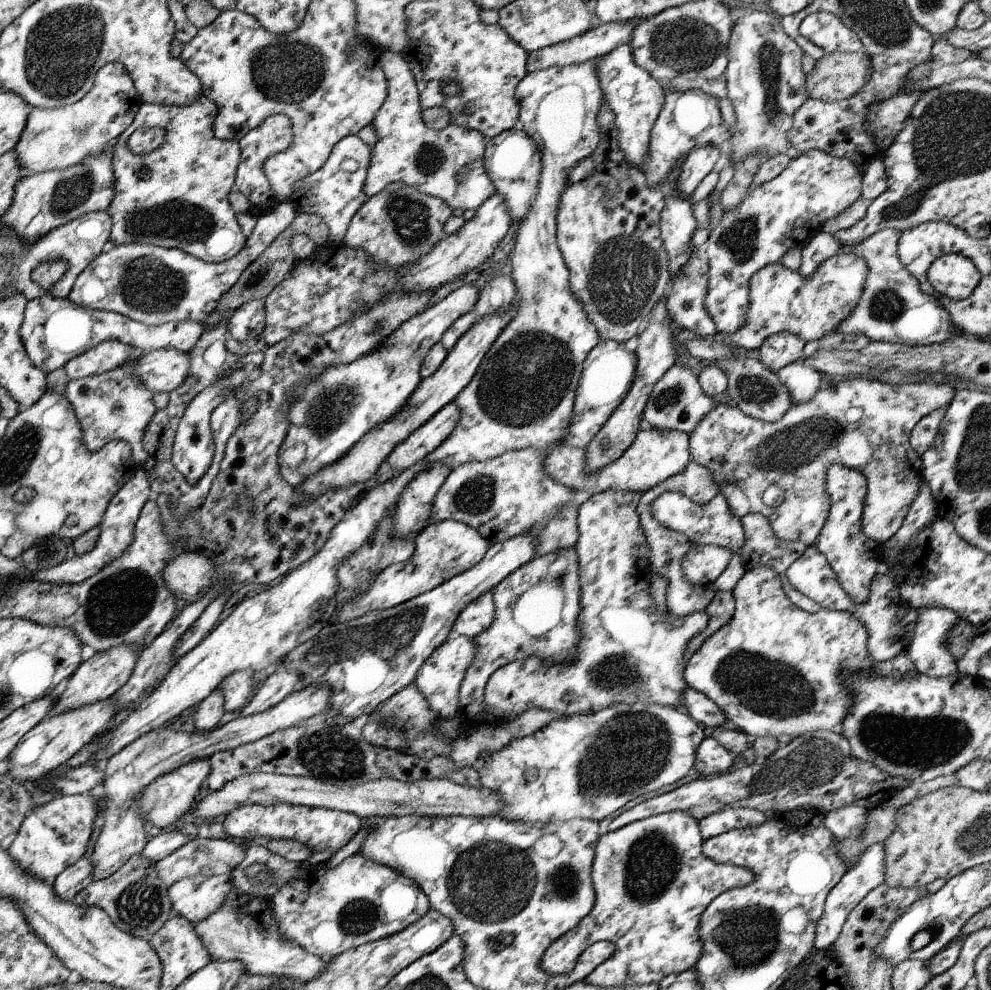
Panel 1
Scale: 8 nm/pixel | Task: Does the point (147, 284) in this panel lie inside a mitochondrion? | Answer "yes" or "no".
yes

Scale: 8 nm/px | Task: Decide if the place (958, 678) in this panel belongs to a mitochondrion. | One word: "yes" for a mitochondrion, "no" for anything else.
no

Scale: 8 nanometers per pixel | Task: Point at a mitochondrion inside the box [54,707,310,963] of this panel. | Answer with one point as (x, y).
(138, 906)

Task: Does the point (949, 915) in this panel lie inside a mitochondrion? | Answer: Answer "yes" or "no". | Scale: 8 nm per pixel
no

